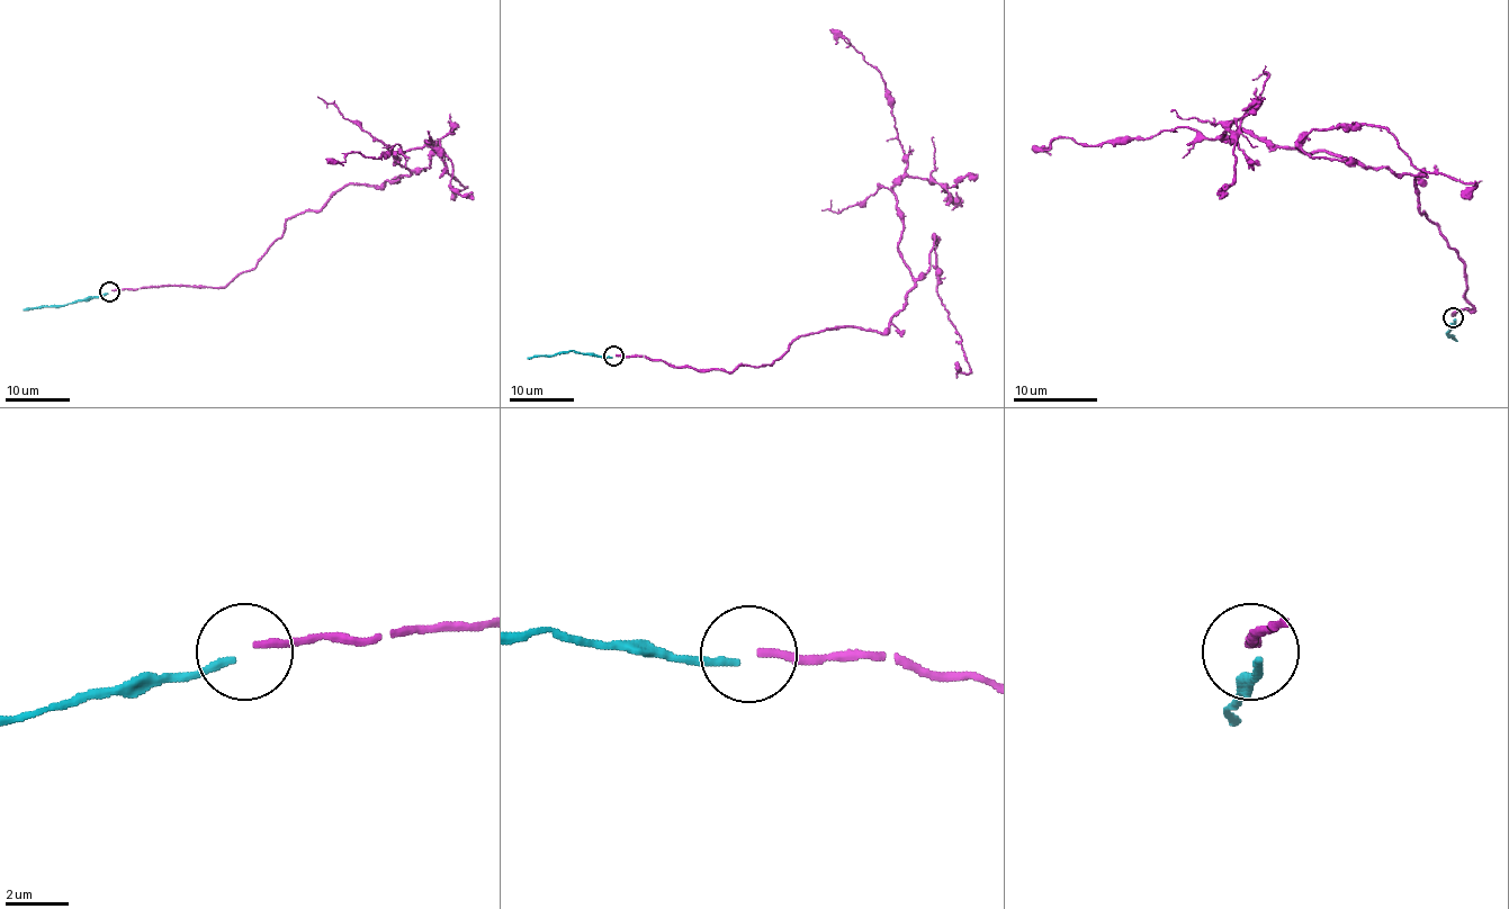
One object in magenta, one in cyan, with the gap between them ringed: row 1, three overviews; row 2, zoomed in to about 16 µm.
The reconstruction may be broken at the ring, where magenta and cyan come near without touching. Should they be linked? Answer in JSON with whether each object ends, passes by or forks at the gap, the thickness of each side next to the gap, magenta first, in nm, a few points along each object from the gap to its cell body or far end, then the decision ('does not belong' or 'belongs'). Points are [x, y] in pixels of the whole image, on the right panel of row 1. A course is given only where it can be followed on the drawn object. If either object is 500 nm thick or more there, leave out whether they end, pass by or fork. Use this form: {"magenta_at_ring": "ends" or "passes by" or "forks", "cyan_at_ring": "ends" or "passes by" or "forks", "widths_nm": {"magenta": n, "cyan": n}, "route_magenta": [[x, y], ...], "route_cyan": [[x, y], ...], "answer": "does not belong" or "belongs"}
{"magenta_at_ring": "ends", "cyan_at_ring": "ends", "widths_nm": {"magenta": 240, "cyan": 240}, "route_magenta": [[1454, 316], [1473, 308], [1464, 262], [1422, 214], [1422, 180], [1240, 129], [1033, 144]], "route_cyan": [[1454, 318], [1447, 333], [1456, 341]], "answer": "does not belong"}

